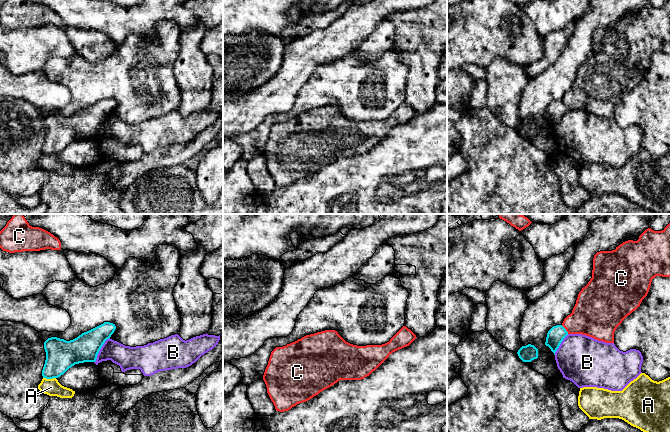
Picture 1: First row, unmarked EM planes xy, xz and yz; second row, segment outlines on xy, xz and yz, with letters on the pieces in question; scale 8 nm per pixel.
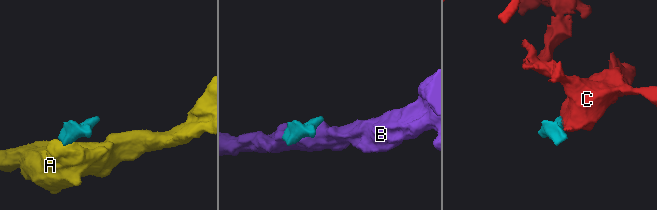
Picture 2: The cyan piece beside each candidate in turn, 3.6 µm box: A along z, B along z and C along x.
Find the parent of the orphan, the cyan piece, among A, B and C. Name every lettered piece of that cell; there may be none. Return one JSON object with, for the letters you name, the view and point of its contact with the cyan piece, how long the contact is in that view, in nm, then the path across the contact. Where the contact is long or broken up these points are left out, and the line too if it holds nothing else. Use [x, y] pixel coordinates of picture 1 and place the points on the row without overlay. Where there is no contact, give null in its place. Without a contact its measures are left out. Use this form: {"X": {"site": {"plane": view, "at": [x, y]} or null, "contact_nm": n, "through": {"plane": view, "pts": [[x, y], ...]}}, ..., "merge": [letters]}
{"C": {"site": {"plane": "yz", "at": [565, 105]}, "contact_nm": 90}, "merge": ["C"]}

